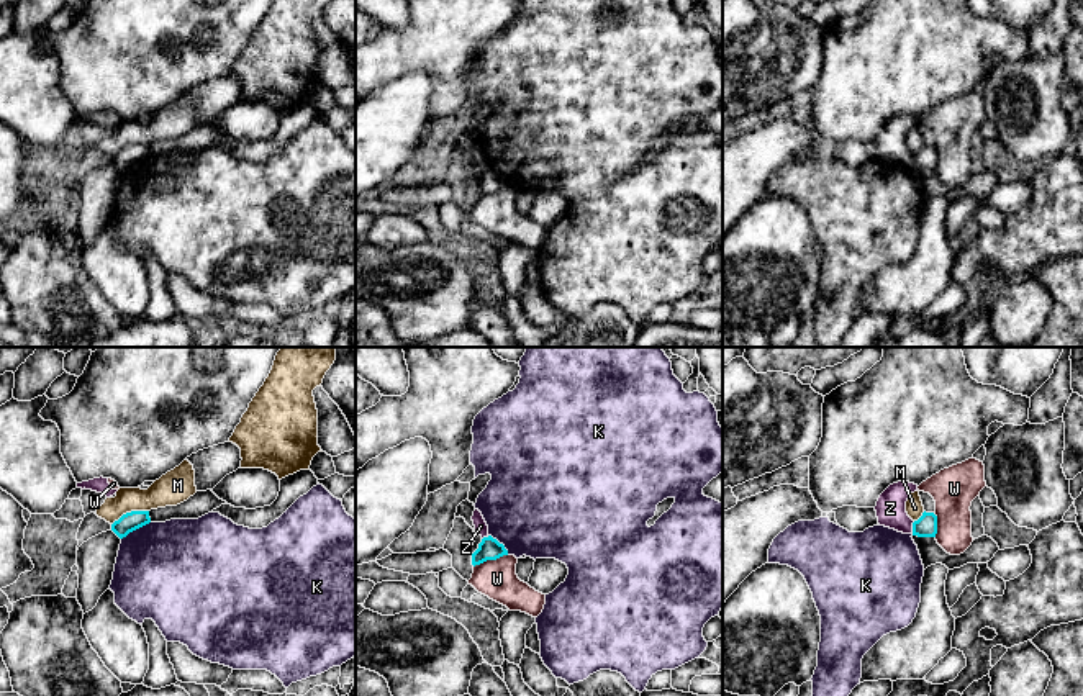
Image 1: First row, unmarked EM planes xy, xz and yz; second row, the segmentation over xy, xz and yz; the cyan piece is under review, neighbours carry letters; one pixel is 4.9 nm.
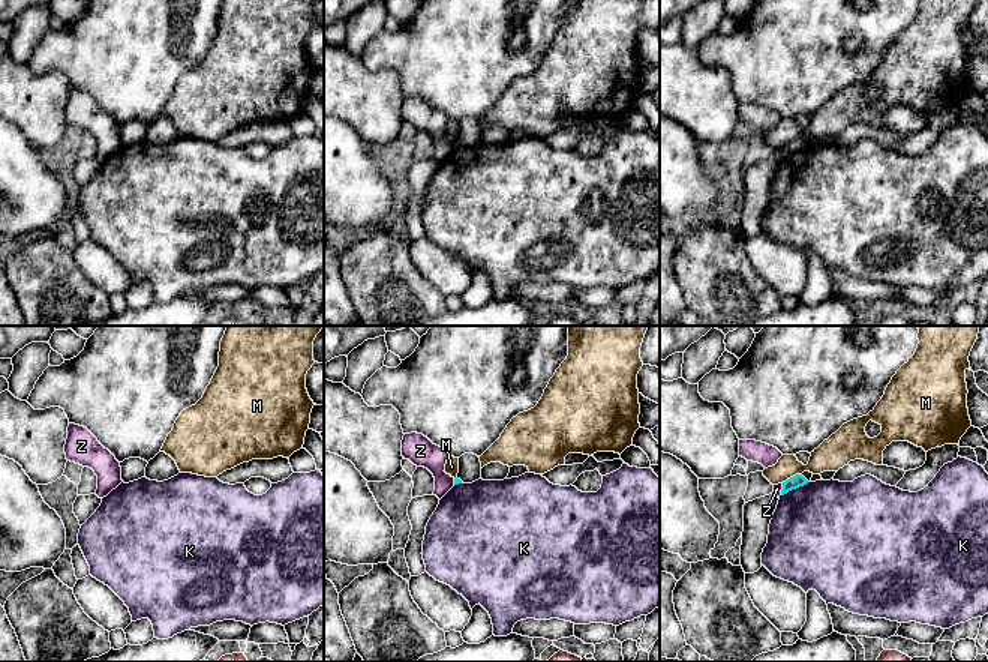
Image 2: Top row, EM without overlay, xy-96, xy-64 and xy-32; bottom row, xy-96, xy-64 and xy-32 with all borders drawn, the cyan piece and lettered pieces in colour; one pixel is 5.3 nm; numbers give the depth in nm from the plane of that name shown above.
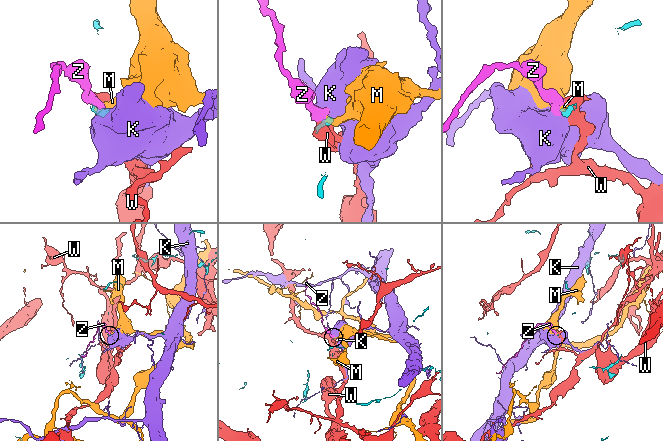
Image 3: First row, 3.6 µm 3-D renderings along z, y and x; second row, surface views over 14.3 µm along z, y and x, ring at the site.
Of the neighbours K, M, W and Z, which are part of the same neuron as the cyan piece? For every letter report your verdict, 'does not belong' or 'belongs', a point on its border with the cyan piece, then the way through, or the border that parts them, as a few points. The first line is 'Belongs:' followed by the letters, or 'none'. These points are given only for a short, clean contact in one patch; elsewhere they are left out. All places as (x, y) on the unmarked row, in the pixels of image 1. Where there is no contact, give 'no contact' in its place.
Belongs: none
K: does not belong | xy (135, 162)
M: does not belong | xy (131, 144) | along xy (148, 143), (126, 144), (112, 158)
W: does not belong | xz (490, 192) | along xz (507, 187), (487, 192), (474, 200)
Z: does not belong | yz (913, 161) | along yz (915, 154), (911, 166)

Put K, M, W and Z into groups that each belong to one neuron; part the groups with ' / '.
K / M / W Z

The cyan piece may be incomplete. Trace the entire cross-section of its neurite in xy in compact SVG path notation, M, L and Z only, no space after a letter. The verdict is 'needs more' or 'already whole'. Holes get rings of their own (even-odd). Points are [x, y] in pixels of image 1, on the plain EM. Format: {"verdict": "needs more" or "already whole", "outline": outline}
{"verdict": "already whole", "outline": "M131 144L123 147L111 157L111 164L120 170L126 170L129 165L151 156L149 144Z"}

